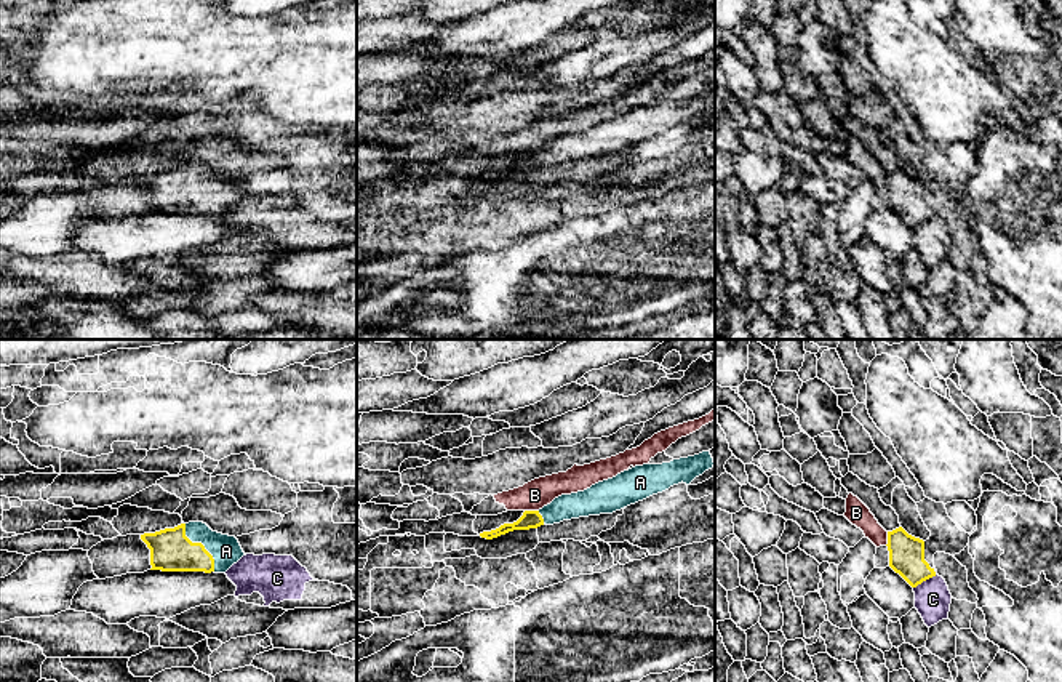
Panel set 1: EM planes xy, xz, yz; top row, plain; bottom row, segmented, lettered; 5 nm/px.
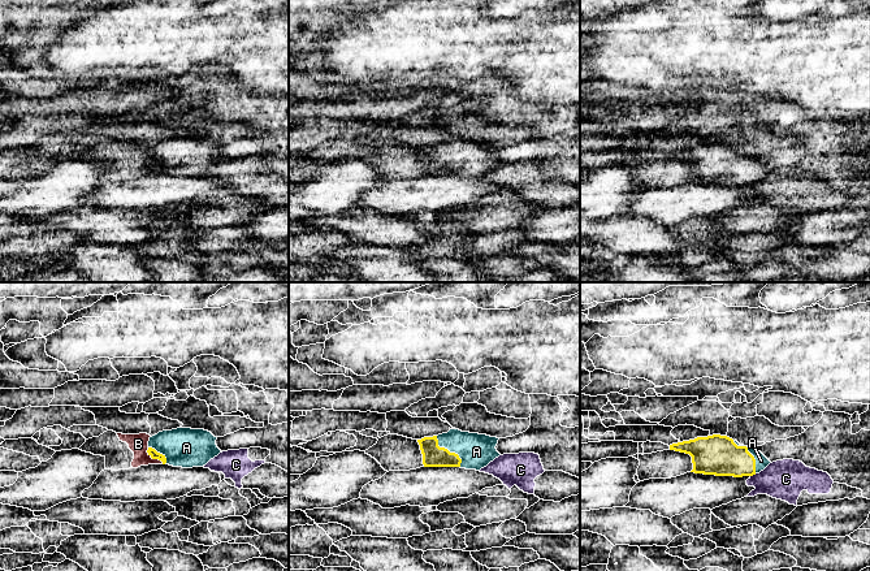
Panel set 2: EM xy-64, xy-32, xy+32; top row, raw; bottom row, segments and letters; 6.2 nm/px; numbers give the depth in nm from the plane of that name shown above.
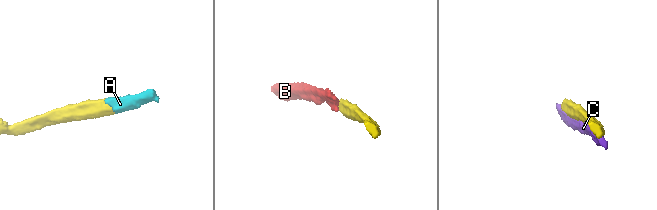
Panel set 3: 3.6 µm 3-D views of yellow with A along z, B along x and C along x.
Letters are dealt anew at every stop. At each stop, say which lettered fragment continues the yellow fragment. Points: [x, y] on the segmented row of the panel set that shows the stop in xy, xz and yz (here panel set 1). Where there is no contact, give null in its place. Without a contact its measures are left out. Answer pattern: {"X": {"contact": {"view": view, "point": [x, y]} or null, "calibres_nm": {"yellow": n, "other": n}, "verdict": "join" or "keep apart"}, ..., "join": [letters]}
{"A": {"contact": {"view": "xy", "point": [202, 545]}, "calibres_nm": {"yellow": 200, "other": 150}, "verdict": "join"}, "B": {"contact": {"view": "xz", "point": [531, 511]}, "calibres_nm": {"yellow": 100, "other": 150}, "verdict": "keep apart"}, "C": {"contact": {"view": "yz", "point": [925, 580]}, "calibres_nm": {"yellow": 180, "other": 180}, "verdict": "keep apart"}, "join": ["A"]}

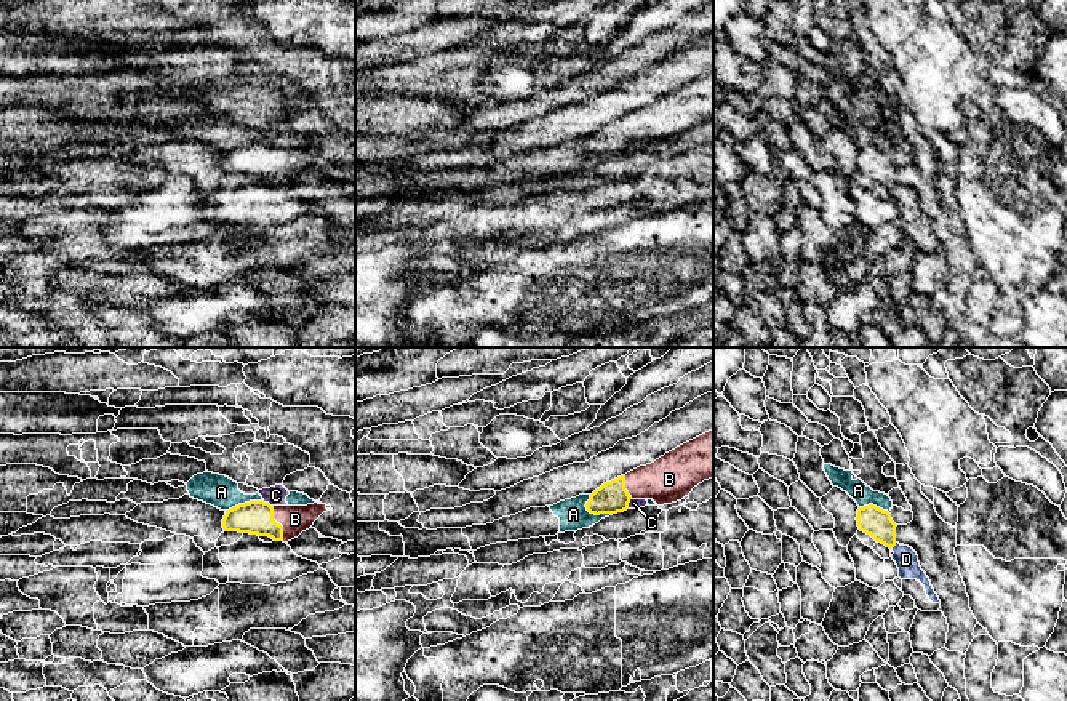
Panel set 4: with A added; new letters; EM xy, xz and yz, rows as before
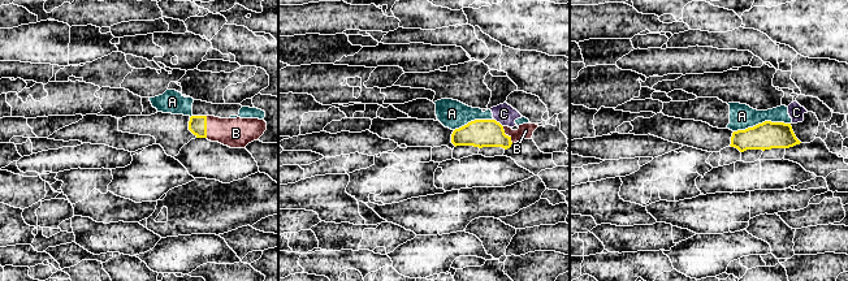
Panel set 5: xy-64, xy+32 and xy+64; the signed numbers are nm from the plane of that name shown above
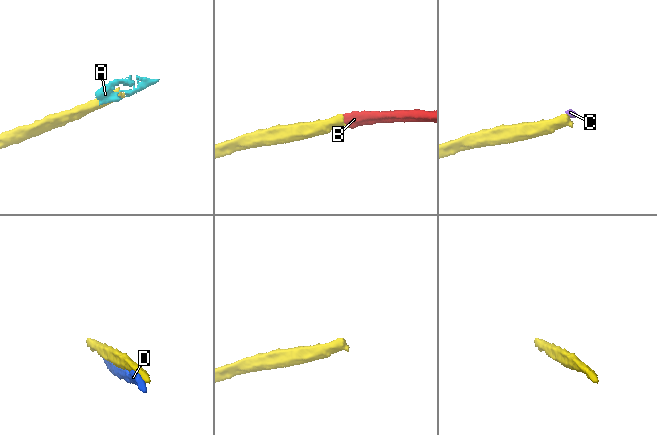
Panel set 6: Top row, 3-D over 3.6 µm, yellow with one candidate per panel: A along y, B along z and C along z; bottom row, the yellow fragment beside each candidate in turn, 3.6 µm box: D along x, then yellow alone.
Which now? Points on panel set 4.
{"A": {"contact": {"view": "xz", "point": [592, 512]}, "calibres_nm": {"yellow": 160, "other": 150}, "verdict": "keep apart"}, "B": {"contact": {"view": "xy", "point": [279, 524]}, "calibres_nm": {"yellow": 180, "other": 140}, "verdict": "join"}, "C": {"contact": {"view": "xy", "point": [267, 503]}, "calibres_nm": {"yellow": 180, "other": 100}, "verdict": "keep apart"}, "D": {"contact": {"view": "yz", "point": [895, 544]}, "calibres_nm": {"yellow": 140, "other": 120}, "verdict": "keep apart"}, "join": ["B"]}

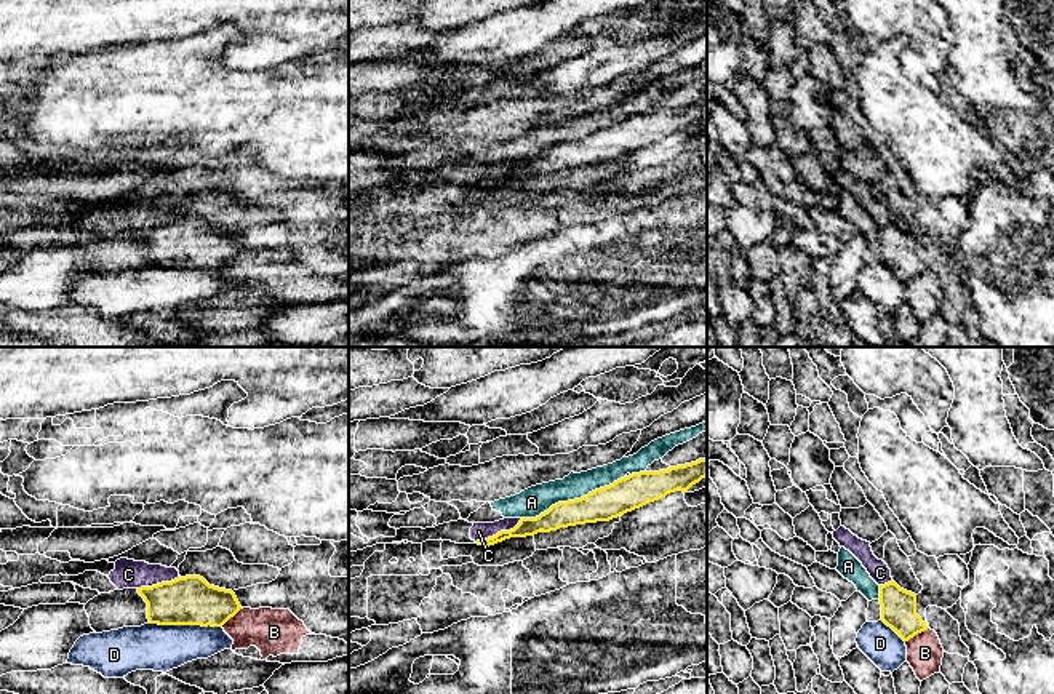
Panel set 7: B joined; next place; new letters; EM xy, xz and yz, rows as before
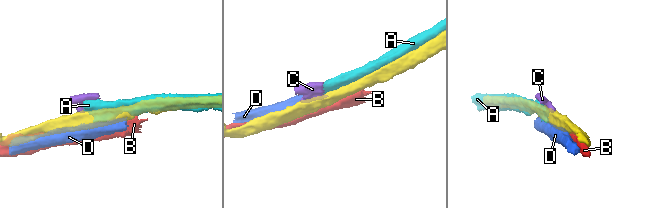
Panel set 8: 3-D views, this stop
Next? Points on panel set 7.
{"A": {"contact": {"view": "xz", "point": [571, 501]}, "calibres_nm": {"yellow": 170, "other": 150}, "verdict": "keep apart"}, "B": {"contact": {"view": "yz", "point": [917, 634]}, "calibres_nm": {"yellow": 180, "other": 180}, "verdict": "keep apart"}, "C": {"contact": {"view": "xz", "point": [498, 533]}, "calibres_nm": {"yellow": 100, "other": 80}, "verdict": "keep apart"}, "D": {"contact": {"view": "xy", "point": [184, 624]}, "calibres_nm": {"yellow": 240, "other": 240}, "verdict": "keep apart"}, "join": []}

